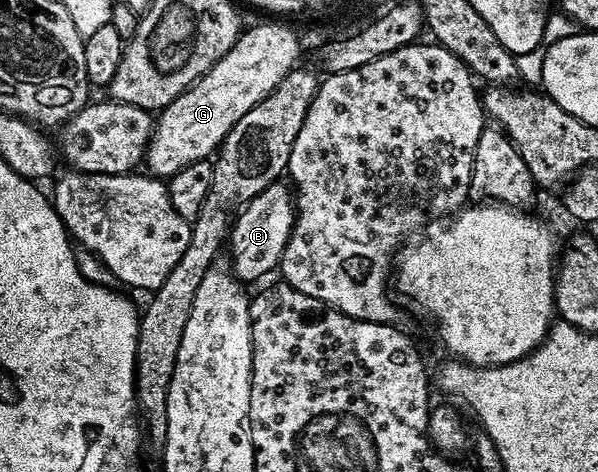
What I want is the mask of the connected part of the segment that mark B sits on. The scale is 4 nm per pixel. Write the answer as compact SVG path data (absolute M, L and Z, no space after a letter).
M281 180L272 182L267 188L263 188L263 192L259 192L259 196L240 207L239 213L232 219L227 242L228 245L233 245L231 269L242 283L250 284L256 278L261 278L272 270L274 273L278 269L281 252L293 230L294 217L294 191Z

